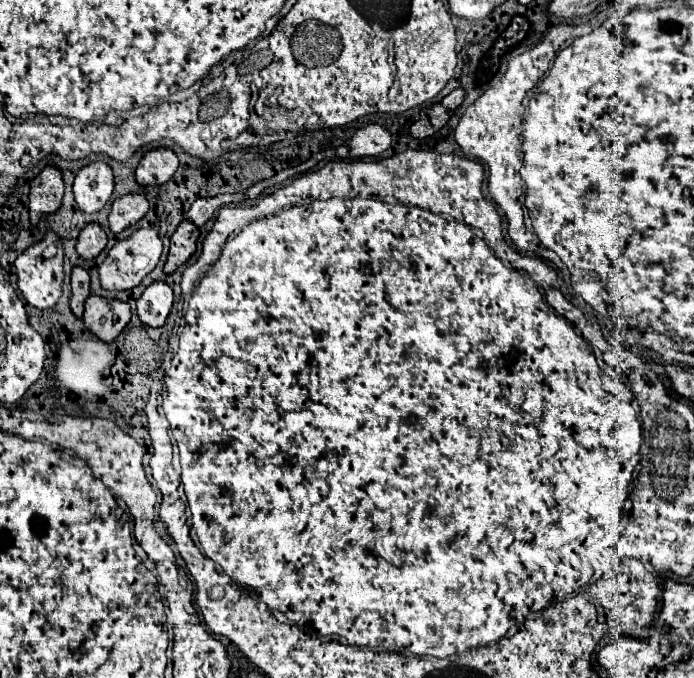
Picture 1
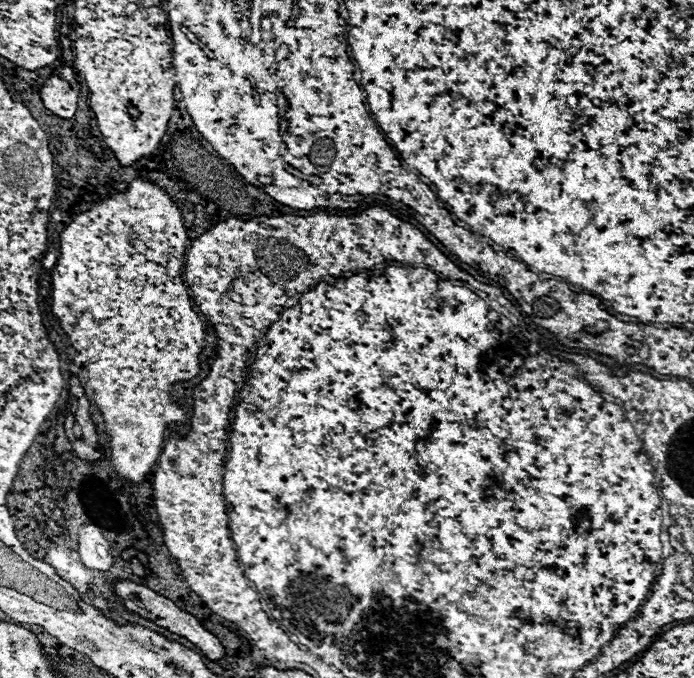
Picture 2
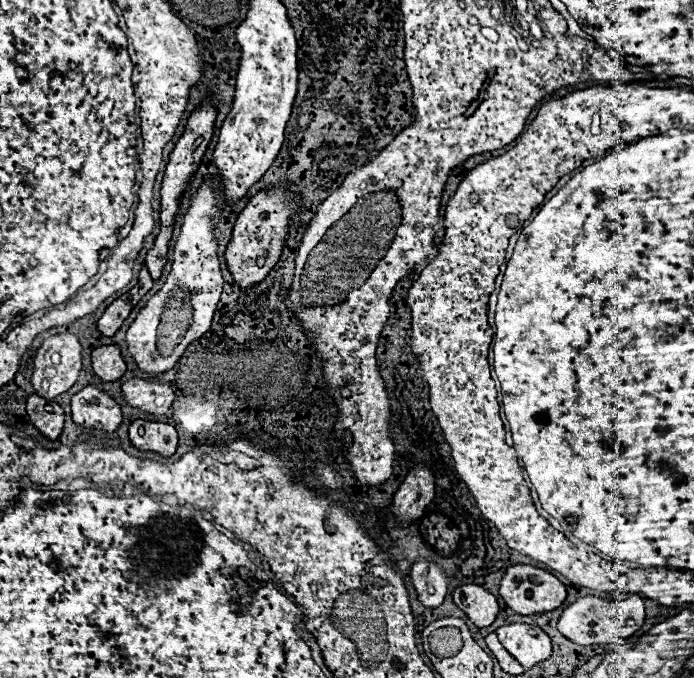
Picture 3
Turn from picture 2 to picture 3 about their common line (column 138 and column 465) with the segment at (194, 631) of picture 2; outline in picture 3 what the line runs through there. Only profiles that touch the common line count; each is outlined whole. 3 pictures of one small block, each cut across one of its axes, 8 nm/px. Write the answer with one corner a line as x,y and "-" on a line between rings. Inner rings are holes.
464,584
452,592
454,604
474,622
478,628
490,626
498,616
496,598
478,584

